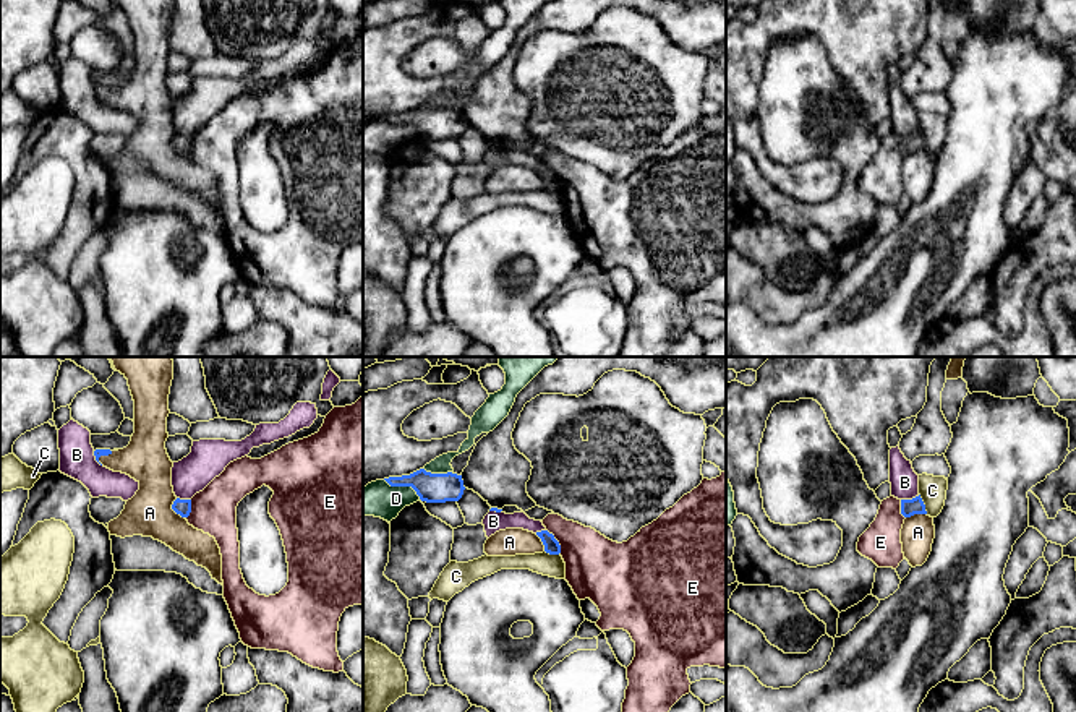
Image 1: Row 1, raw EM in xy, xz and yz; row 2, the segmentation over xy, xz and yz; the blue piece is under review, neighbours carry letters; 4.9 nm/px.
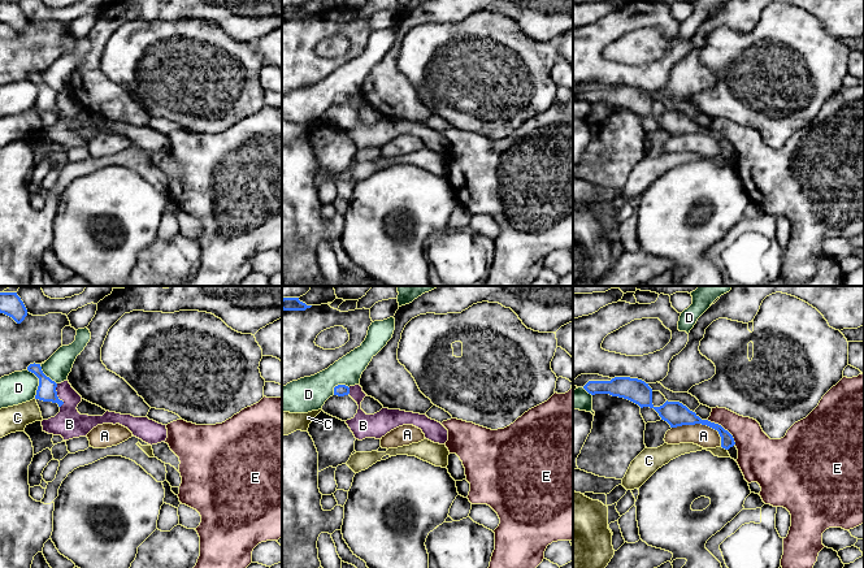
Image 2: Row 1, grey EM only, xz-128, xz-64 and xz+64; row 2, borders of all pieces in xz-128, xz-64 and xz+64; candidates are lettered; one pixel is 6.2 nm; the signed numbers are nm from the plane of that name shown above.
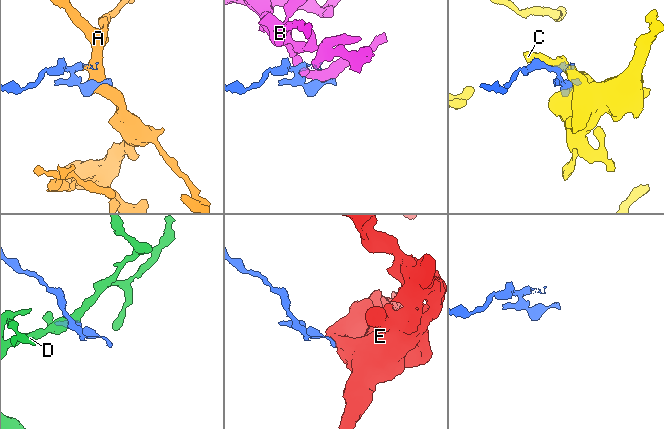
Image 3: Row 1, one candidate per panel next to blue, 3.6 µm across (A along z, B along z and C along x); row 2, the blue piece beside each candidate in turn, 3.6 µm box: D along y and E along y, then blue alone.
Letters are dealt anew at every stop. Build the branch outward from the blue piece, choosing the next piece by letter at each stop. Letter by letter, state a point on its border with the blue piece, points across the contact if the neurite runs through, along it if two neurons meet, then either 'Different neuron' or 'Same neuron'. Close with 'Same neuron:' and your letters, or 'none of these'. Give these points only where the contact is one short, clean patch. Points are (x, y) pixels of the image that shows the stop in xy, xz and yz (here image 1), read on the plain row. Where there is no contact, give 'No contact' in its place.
A: Touches blue at xy (174, 146). Same neuron
B: Touches blue at yz (909, 137). Different neuron
C: Touches blue at yz (922, 140). Different neuron
D: Touches blue at xz (404, 122). Different neuron
E: Touches blue at xz (556, 177). Boundary: xz (546, 166), (558, 179), (561, 188). Different neuron
Same neuron: A

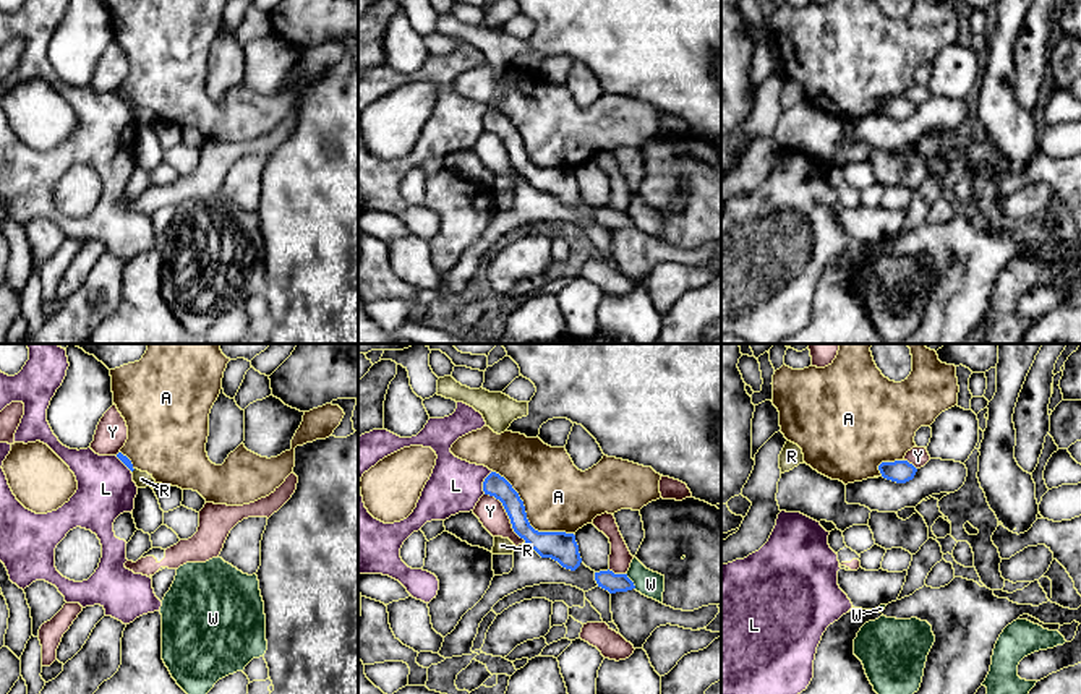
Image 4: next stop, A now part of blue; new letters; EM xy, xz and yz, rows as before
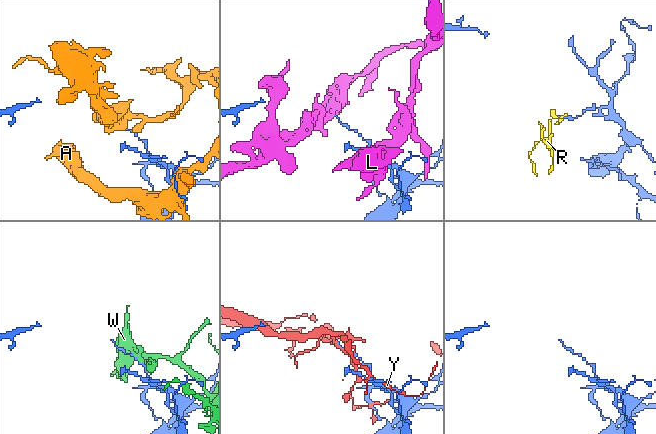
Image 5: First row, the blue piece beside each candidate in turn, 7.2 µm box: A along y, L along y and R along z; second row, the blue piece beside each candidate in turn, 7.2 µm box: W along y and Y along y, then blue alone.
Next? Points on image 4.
A: Touches blue at xz (525, 154). Different neuron
L: Touches blue at xz (483, 119). Boundary: xz (491, 107), (483, 119), (483, 130). Different neuron
R: No contact. Different neuron
W: Touches blue at xz (631, 218). Different neuron
Y: Touches blue at xz (508, 151). Different neuron
Same neuron: none of these

